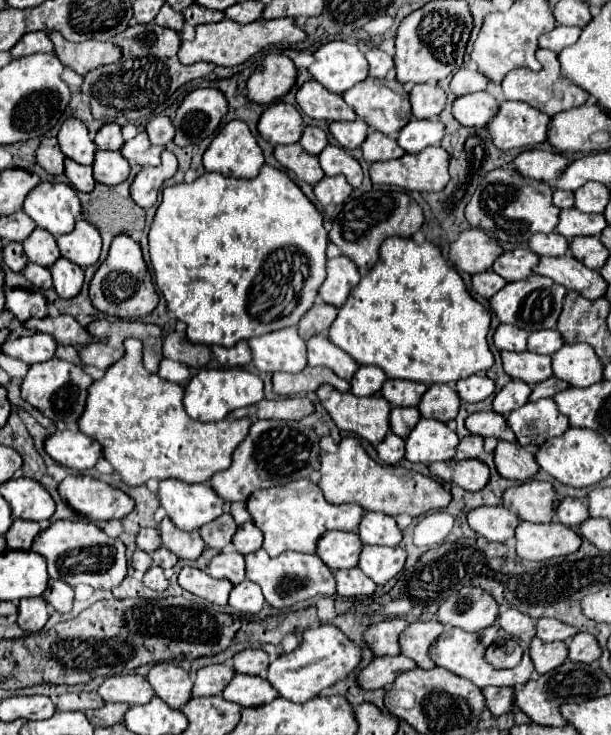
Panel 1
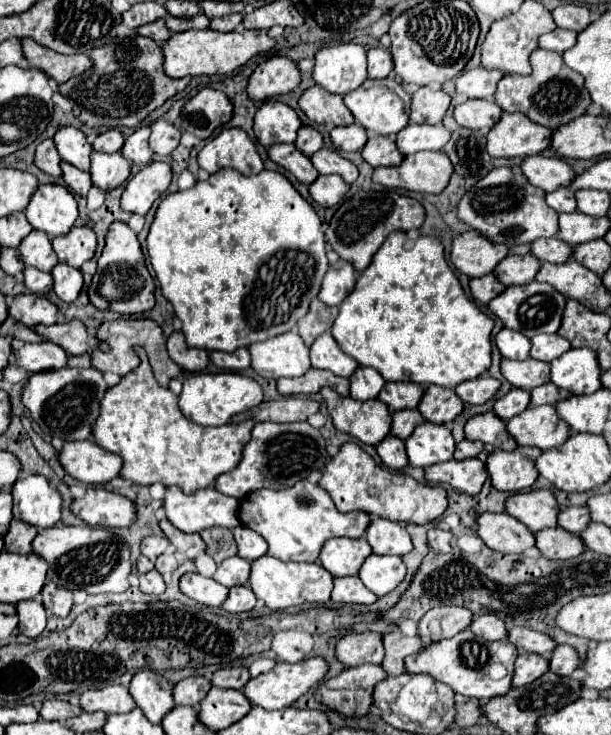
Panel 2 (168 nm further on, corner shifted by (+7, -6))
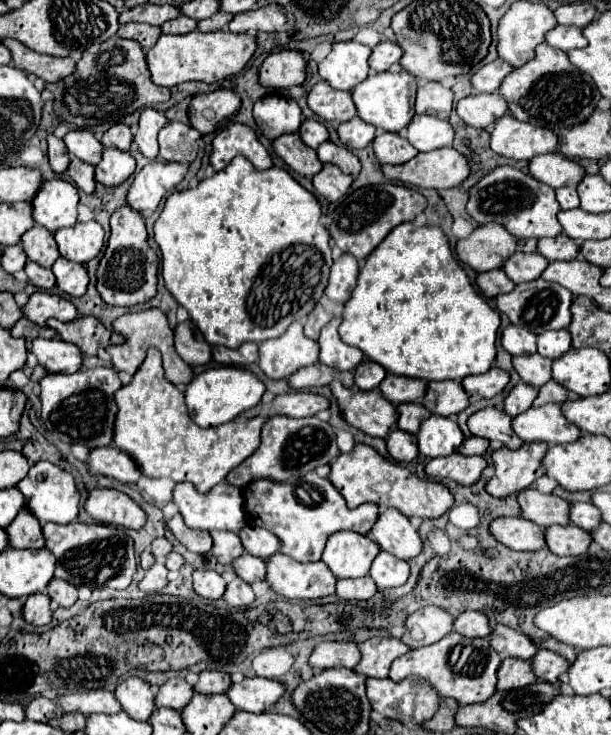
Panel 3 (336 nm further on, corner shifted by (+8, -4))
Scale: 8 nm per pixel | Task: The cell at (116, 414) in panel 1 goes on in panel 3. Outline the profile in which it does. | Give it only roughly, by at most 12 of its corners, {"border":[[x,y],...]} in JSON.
{"border":[[148,349],[114,393],[114,445],[146,477],[210,491],[258,449],[262,415],[210,429]]}

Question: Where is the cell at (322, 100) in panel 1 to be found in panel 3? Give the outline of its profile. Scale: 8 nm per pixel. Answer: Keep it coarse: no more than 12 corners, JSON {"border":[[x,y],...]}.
{"border":[[326,81],[308,93],[308,107],[322,119],[344,123],[356,117],[350,91]]}

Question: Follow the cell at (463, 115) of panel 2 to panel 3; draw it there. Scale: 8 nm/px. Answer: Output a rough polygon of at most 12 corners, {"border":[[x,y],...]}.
{"border":[[498,93],[460,99],[466,125],[488,129],[508,111]]}

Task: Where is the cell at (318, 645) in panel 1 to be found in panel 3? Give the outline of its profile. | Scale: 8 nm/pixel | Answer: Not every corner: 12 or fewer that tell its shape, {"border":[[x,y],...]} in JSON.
{"border":[[246,677],[226,695],[236,709],[268,711],[284,693],[284,683]]}

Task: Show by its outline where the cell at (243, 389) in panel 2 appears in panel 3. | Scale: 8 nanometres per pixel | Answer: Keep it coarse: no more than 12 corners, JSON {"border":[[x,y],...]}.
{"border":[[212,367],[186,387],[200,427],[260,403],[266,387],[244,367]]}

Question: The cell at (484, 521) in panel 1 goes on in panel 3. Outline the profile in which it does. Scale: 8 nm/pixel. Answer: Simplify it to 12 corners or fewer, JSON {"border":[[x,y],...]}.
{"border":[[498,517],[490,533],[514,551],[538,551],[544,531],[524,517]]}

